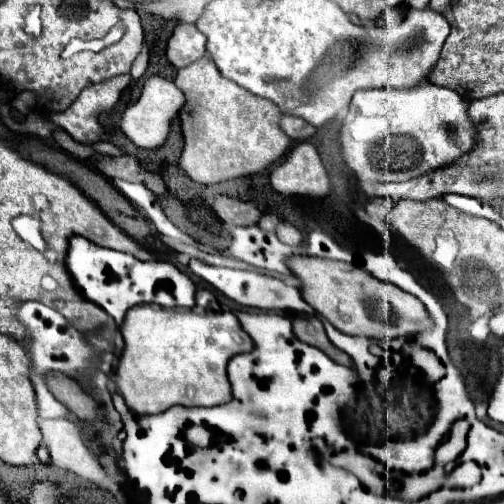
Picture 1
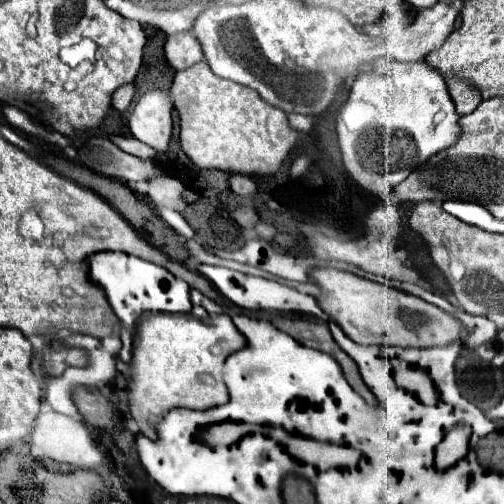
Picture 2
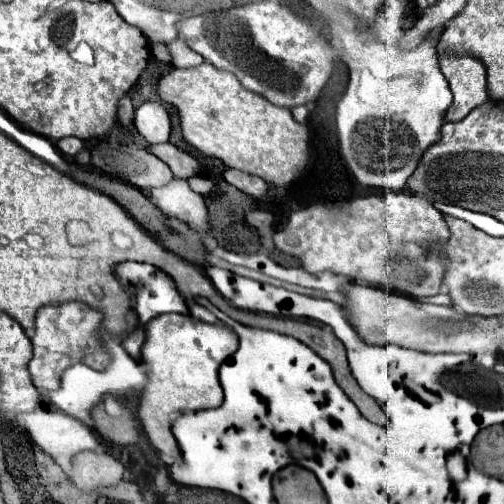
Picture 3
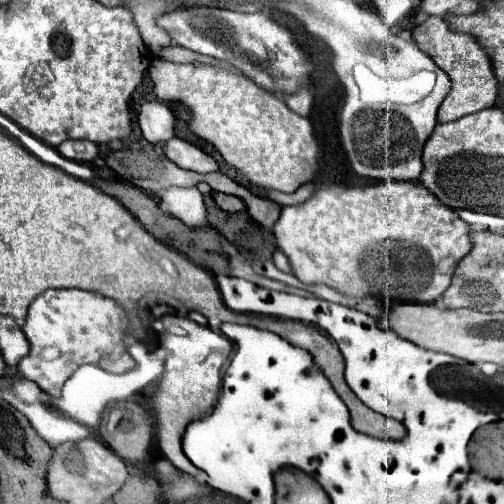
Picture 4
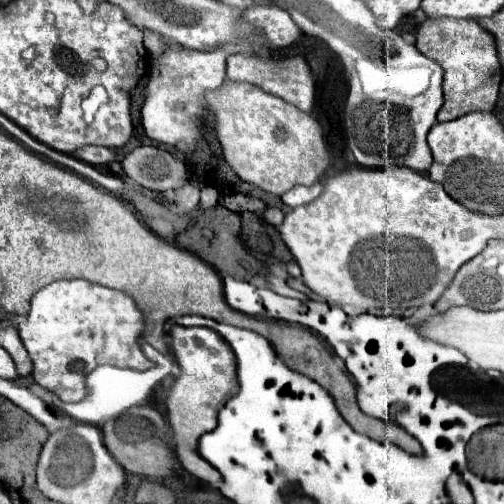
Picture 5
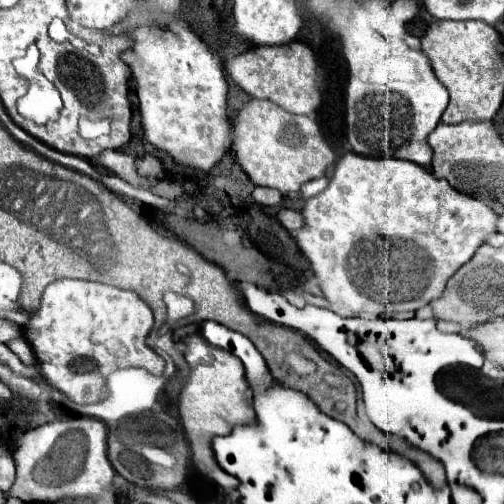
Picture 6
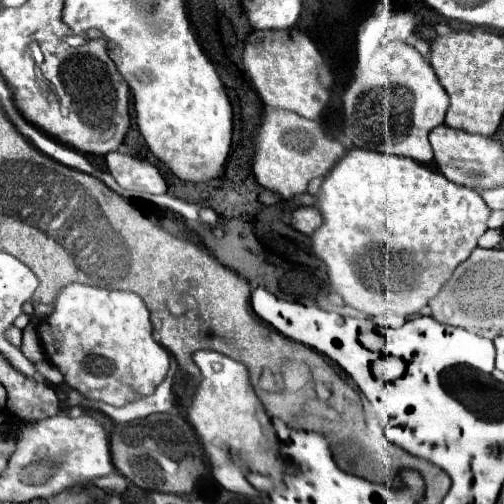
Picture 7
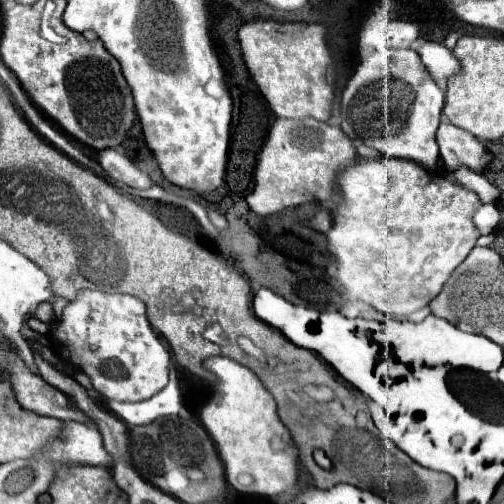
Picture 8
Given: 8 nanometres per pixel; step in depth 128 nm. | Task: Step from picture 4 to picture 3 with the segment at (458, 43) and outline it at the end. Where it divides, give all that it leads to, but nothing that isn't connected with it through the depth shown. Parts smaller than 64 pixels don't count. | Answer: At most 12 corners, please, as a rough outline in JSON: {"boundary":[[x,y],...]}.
{"boundary":[[446,54],[440,68],[454,94],[448,122],[488,100],[486,70]]}

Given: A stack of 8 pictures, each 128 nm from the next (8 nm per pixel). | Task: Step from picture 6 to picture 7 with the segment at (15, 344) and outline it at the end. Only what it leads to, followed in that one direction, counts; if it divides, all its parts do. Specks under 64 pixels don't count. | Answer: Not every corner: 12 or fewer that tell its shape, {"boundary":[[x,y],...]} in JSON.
{"boundary":[[38,318],[22,332],[24,356],[32,362],[44,360],[36,324]]}

